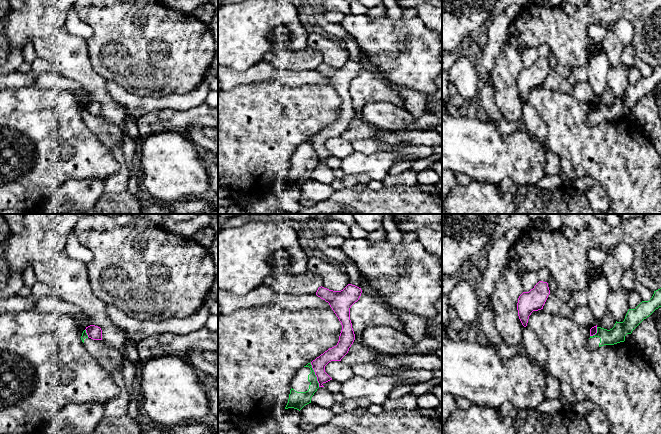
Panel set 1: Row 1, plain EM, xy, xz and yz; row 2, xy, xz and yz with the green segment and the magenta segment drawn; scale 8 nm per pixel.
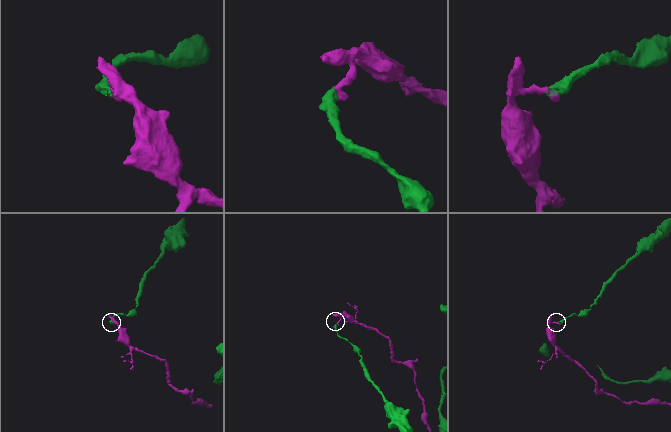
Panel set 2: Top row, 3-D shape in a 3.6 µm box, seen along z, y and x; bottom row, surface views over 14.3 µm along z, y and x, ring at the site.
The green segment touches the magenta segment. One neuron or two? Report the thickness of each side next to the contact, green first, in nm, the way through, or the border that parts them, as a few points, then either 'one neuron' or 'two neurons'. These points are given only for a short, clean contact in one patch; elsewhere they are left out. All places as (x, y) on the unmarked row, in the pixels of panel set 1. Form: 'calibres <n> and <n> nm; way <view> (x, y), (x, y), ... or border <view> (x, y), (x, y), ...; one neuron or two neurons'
calibres 140 and 120 nm; border xz (310, 139), (319, 162); two neurons

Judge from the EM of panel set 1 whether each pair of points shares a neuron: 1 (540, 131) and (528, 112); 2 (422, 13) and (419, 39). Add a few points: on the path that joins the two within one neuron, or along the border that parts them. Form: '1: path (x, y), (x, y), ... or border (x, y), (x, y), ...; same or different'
1: path (535, 126), (530, 117); same
2: border (417, 16), (431, 30); different

